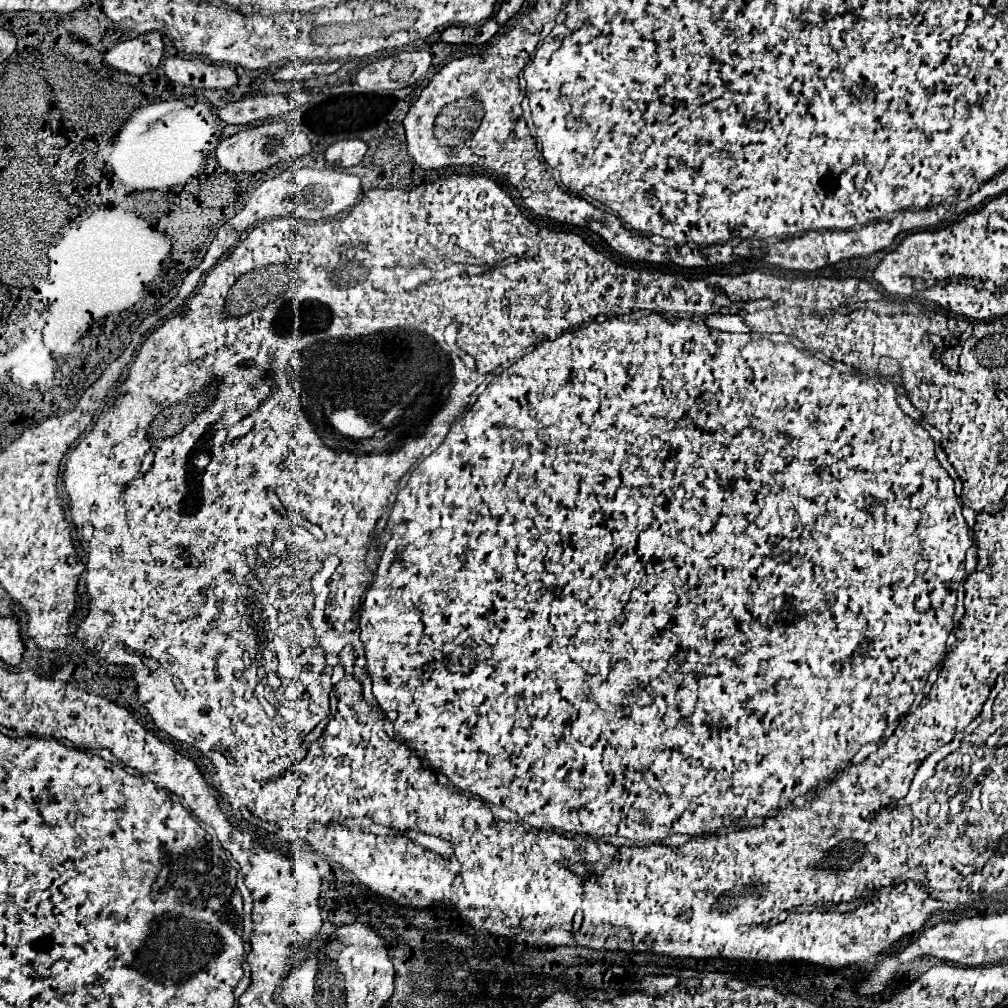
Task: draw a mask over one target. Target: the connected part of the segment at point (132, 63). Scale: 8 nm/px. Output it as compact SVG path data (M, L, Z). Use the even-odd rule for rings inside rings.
M146 32L134 40L120 42L118 46L106 52L104 60L120 72L144 76L160 64L162 54L164 54L164 42L160 32Z

